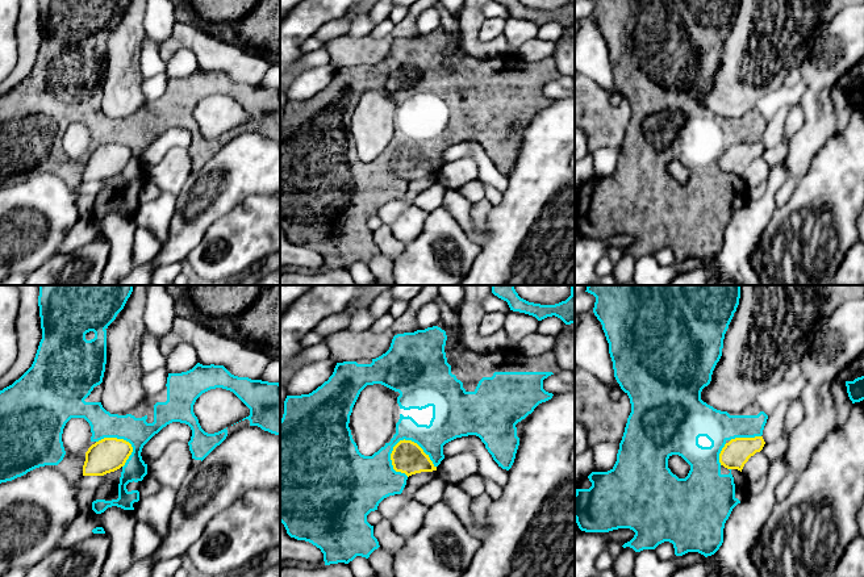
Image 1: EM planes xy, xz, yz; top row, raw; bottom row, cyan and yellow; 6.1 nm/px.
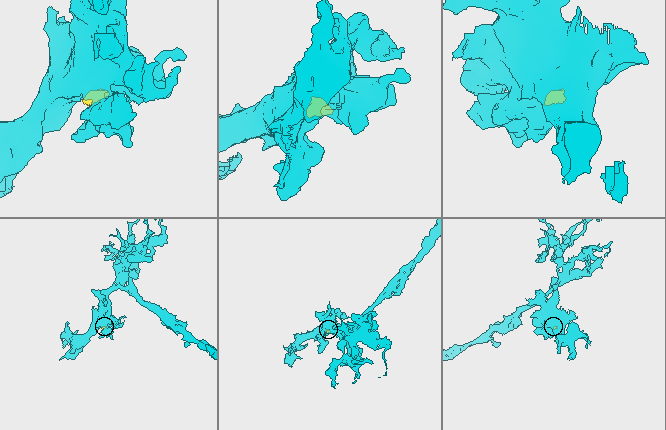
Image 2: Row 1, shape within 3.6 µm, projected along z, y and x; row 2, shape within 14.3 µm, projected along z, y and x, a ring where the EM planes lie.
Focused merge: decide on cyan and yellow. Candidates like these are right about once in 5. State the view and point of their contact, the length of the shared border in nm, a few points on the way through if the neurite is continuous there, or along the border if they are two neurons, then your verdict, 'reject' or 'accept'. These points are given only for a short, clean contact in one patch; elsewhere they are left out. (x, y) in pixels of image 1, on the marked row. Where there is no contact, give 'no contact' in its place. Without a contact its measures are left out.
contact xz (413, 440); length 300 nm; reject

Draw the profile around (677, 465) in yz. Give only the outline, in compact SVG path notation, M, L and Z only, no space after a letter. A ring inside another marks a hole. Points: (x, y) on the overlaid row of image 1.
M679 455L669 456L668 468L679 478L685 478L690 471L690 465Z

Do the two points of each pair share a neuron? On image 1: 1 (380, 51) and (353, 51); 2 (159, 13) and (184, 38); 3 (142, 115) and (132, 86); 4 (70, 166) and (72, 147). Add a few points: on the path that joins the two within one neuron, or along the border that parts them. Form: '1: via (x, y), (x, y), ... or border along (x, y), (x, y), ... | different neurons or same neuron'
1: via (374, 51), (359, 51) | same neuron
2: border along (176, 21), (172, 33), (158, 44) | different neurons
3: border along (146, 101), (134, 112), (116, 118) | different neurons
4: border along (66, 128), (63, 154), (84, 159) | different neurons

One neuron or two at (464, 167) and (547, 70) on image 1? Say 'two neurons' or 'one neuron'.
two neurons

